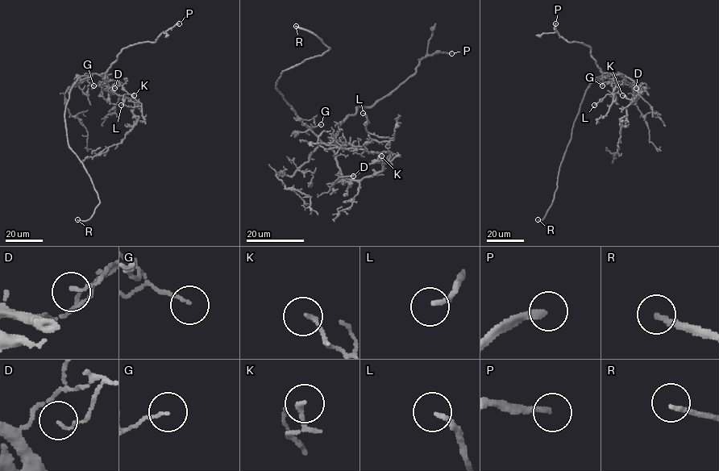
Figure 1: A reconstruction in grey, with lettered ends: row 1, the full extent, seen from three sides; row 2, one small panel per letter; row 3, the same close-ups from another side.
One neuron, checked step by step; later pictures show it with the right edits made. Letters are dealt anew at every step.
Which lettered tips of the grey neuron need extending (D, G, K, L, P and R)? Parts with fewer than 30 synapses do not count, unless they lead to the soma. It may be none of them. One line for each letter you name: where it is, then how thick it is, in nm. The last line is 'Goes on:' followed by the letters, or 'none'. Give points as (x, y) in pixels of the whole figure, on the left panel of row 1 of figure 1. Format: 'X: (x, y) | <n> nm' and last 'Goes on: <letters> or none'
P: (179, 23) | 220 nm
R: (77, 219) | 180 nm
Goes on: P, R

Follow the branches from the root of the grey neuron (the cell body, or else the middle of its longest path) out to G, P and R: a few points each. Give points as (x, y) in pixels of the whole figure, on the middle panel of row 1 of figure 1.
G: (301, 120), (300, 118), (309, 127), (321, 124)
P: (301, 120), (322, 142), (331, 143), (338, 127), (349, 115), (389, 95), (415, 72), (422, 58), (451, 53)
R: (301, 120), (276, 89), (276, 82), (284, 69), (305, 59), (321, 56), (330, 48), (312, 32), (296, 26)

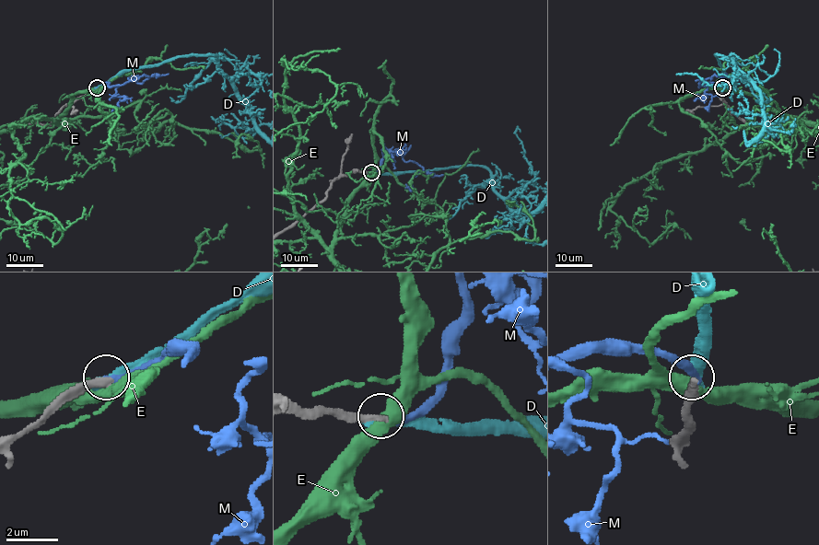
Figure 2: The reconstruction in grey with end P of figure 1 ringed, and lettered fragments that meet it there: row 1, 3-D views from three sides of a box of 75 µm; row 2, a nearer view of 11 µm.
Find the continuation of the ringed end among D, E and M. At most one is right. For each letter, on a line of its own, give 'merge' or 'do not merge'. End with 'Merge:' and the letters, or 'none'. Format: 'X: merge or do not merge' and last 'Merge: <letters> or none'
D: do not merge
E: do not merge
M: merge
Merge: M

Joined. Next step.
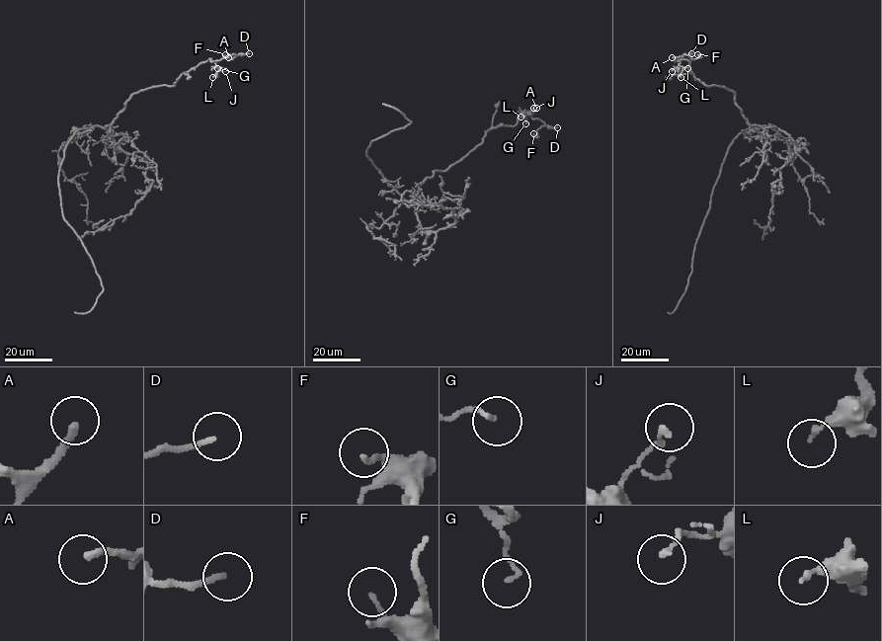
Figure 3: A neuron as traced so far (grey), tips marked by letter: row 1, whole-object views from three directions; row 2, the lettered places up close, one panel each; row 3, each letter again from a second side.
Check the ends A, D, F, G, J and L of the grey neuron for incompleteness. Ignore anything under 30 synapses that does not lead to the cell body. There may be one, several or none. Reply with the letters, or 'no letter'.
A

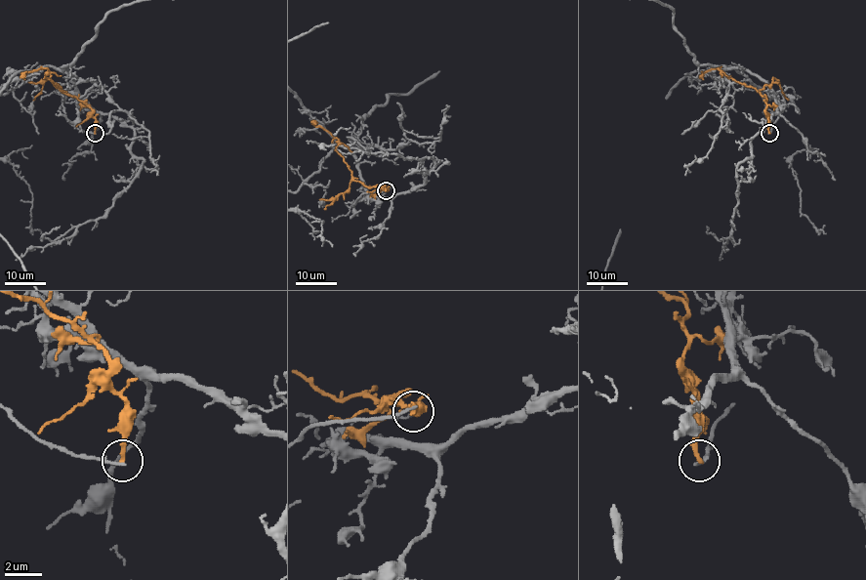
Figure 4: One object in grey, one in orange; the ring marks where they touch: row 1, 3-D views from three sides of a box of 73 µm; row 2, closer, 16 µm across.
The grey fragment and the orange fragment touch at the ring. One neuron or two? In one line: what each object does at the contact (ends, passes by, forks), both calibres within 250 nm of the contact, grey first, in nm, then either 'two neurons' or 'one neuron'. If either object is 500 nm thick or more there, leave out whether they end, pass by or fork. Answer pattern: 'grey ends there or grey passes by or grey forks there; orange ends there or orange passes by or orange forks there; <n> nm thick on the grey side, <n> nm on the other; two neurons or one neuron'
grey ends there; orange ends there; 160 nm thick on the grey side, 240 nm on the other; two neurons

